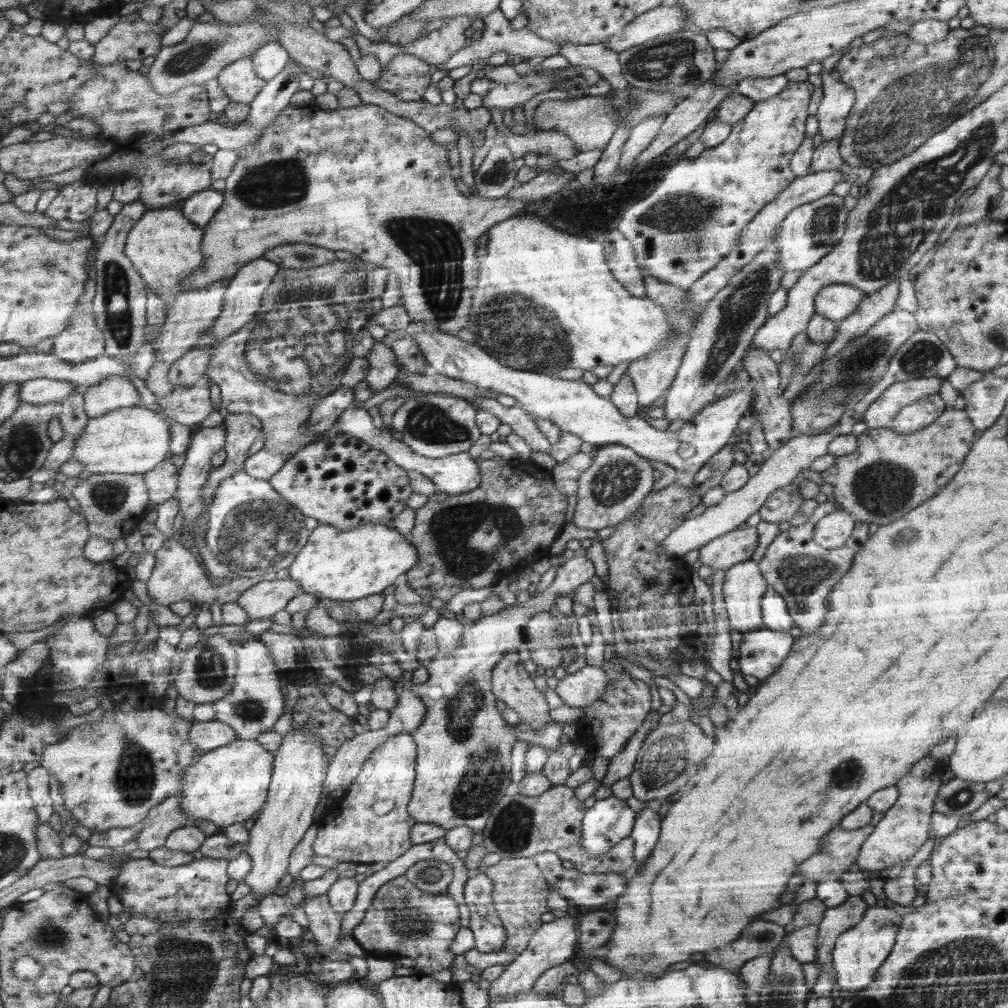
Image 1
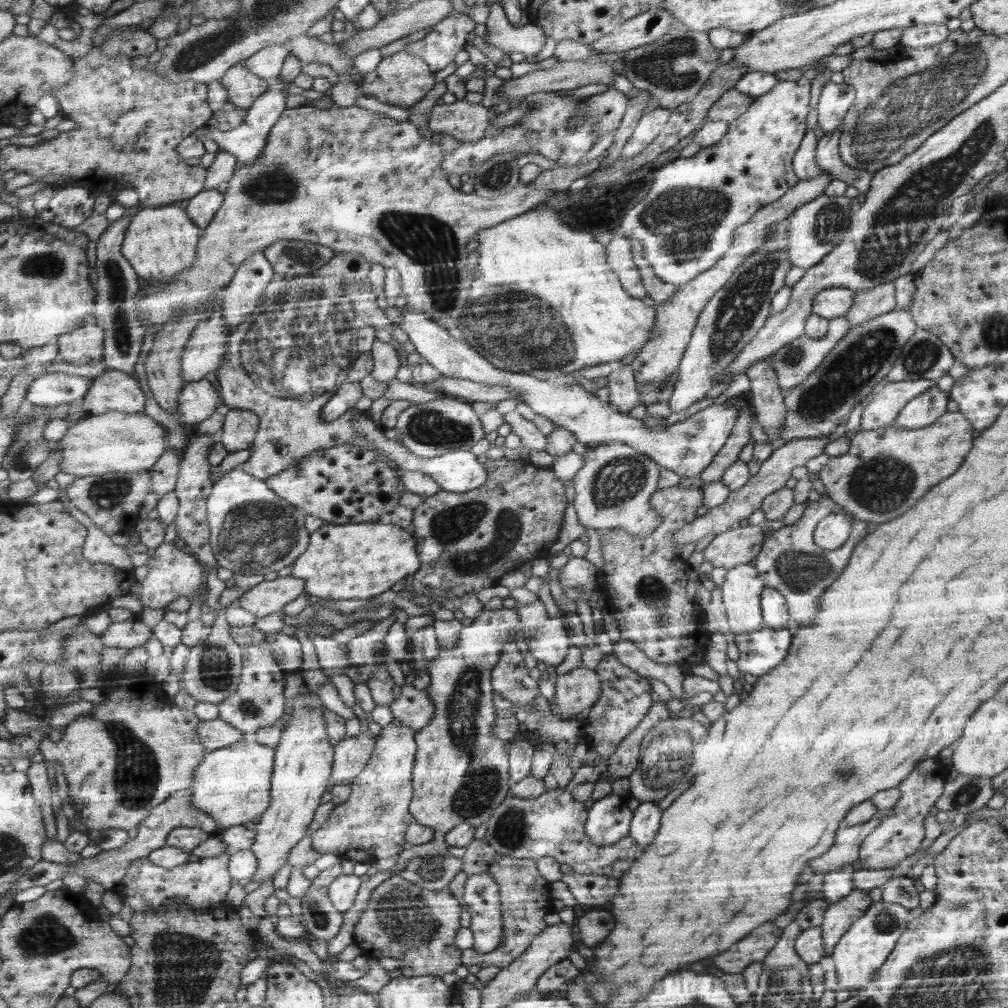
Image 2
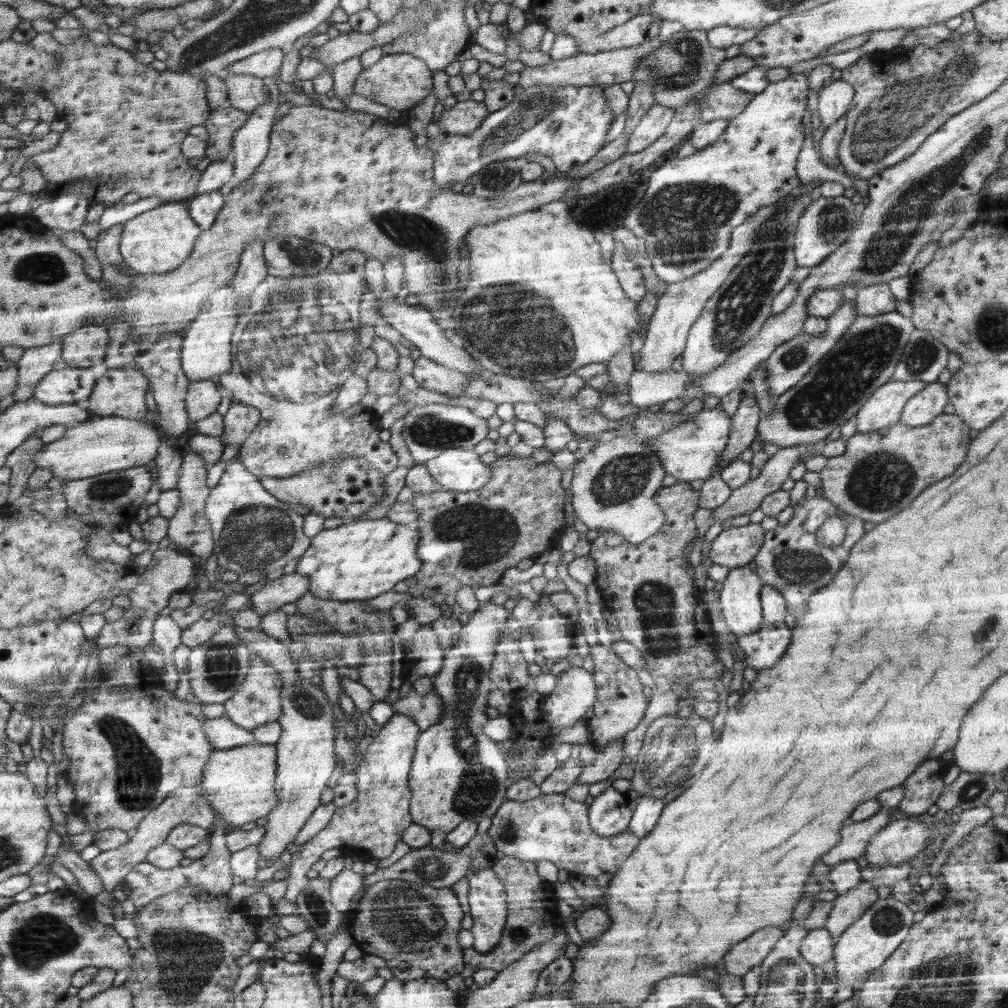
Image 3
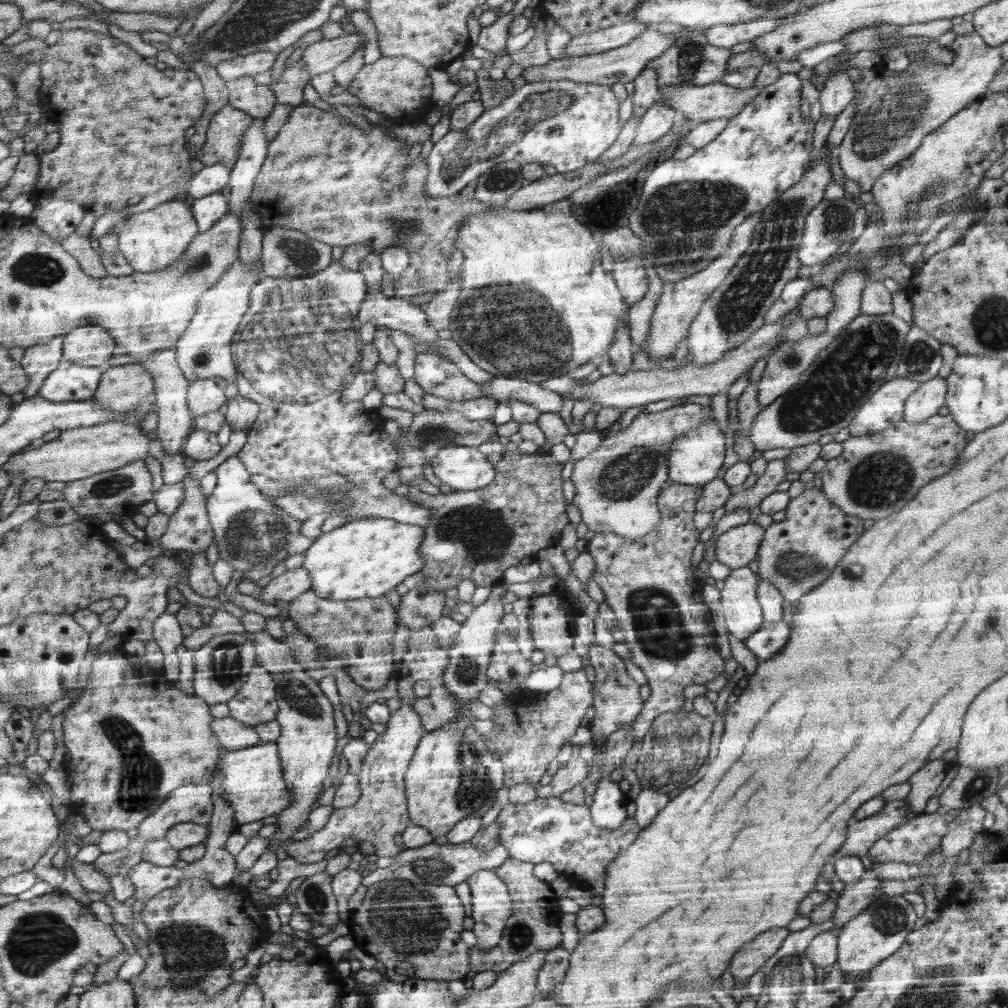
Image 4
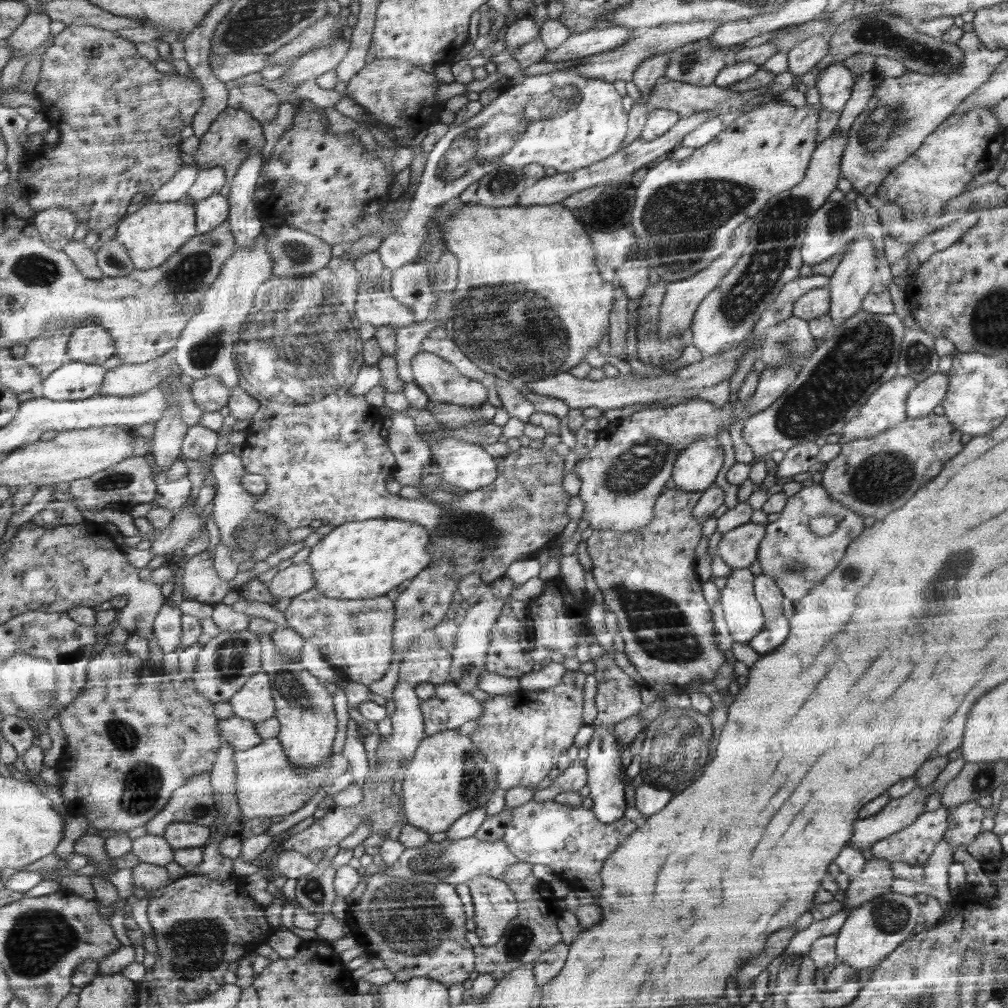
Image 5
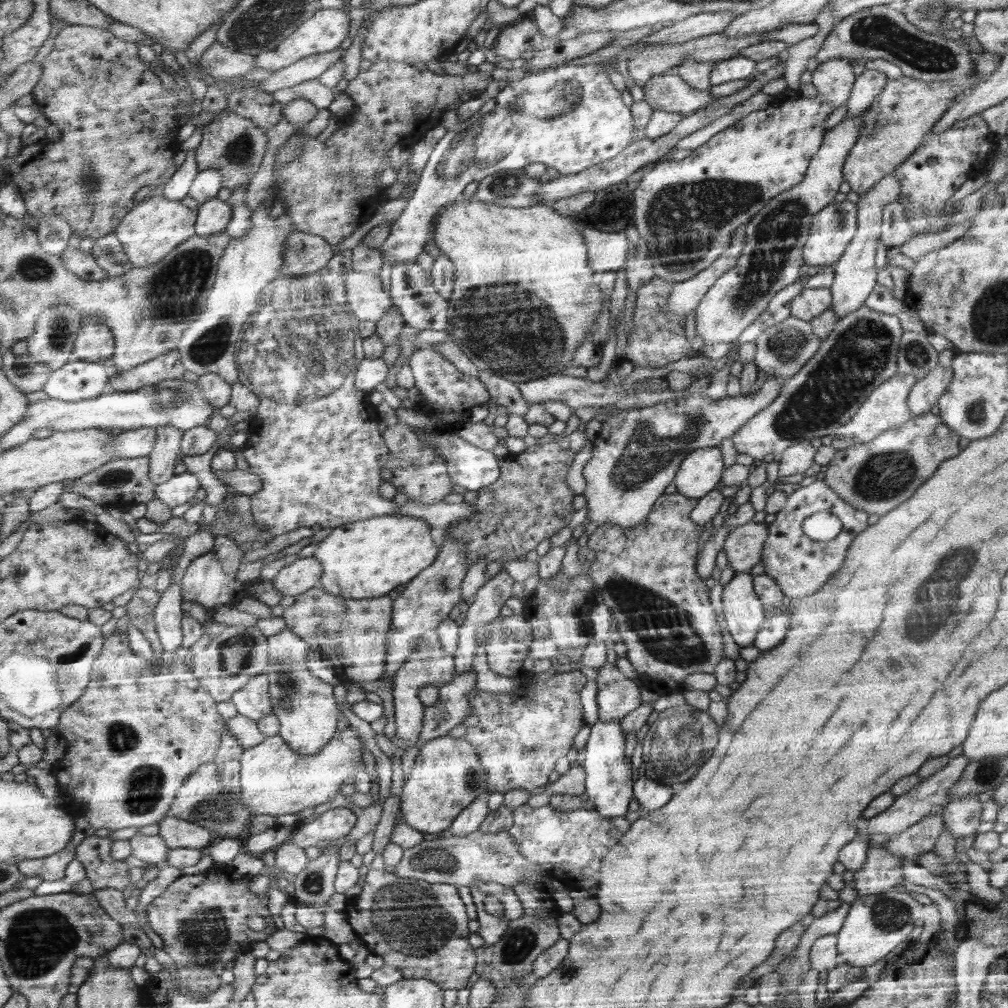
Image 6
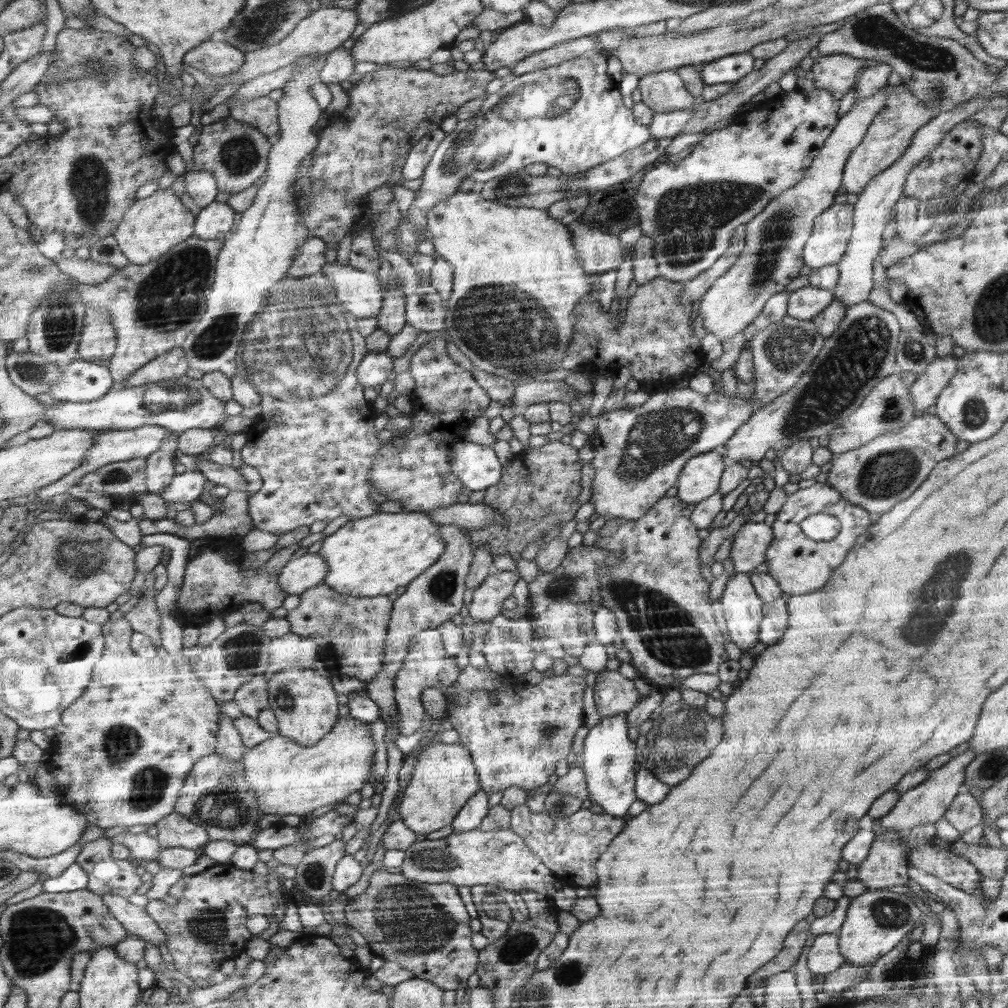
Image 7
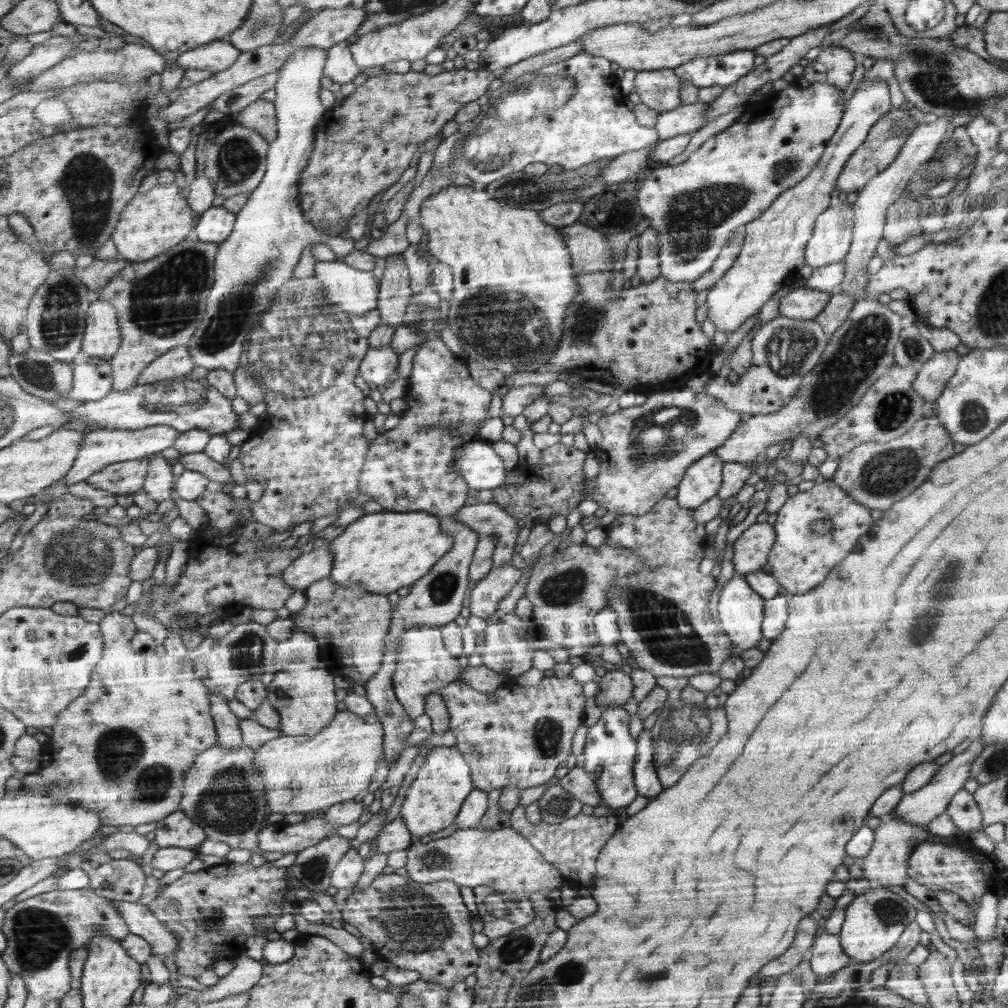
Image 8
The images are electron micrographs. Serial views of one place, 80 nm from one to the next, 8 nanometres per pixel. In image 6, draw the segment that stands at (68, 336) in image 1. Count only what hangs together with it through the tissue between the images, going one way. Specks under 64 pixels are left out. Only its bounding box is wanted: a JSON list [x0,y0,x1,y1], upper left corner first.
[72,318,116,362]

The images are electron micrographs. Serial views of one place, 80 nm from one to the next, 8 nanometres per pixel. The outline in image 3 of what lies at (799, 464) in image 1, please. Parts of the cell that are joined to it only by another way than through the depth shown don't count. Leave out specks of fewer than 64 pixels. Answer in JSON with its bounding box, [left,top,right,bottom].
[713,445,809,523]

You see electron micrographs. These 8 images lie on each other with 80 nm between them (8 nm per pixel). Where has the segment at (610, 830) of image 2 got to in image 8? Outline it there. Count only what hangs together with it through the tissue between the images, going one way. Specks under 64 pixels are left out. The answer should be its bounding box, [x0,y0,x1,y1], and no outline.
[583,707,640,811]

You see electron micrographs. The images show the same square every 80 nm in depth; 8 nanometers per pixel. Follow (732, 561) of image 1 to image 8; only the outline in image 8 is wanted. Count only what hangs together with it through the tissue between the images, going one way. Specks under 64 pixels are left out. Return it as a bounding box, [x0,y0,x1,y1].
[733,521,776,574]

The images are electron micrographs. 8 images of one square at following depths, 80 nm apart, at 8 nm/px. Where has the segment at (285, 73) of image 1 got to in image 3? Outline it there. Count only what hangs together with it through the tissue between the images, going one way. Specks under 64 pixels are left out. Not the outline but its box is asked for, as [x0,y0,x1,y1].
[232,93,280,184]

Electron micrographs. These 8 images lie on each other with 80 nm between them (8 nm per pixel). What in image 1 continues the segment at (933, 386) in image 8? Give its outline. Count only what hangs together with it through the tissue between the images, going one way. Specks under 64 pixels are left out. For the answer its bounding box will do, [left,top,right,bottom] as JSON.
[891,394,948,434]

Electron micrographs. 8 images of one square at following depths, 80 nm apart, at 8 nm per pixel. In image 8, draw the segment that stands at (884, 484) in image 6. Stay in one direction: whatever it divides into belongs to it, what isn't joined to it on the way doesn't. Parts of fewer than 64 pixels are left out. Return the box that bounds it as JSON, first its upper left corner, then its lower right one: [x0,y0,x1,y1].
[831,415,954,512]

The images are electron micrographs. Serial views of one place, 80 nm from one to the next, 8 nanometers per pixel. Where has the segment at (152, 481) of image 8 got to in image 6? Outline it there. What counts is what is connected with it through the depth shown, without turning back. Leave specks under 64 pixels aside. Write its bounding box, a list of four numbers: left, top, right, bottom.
[149,425,184,485]

